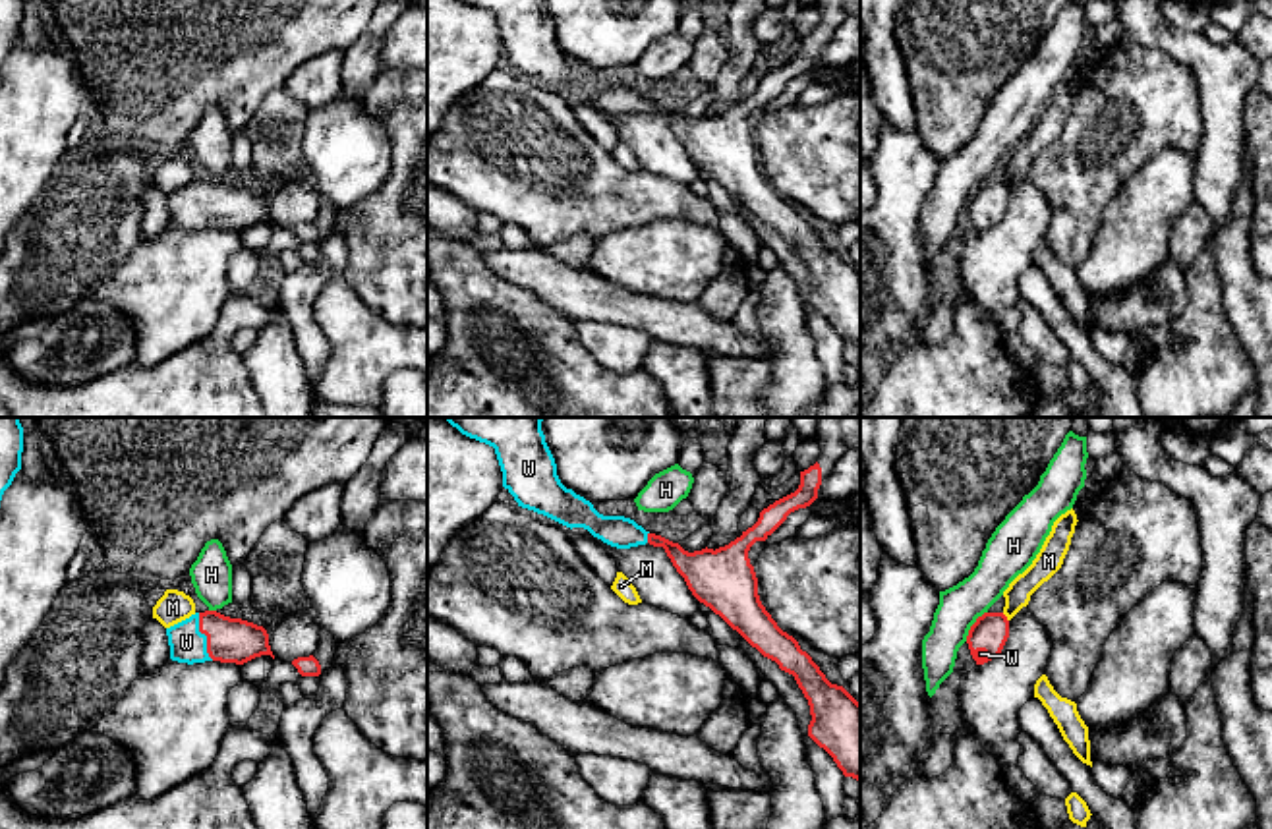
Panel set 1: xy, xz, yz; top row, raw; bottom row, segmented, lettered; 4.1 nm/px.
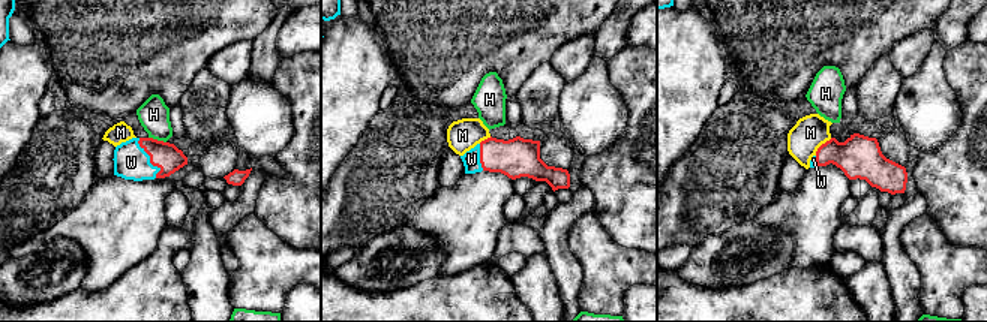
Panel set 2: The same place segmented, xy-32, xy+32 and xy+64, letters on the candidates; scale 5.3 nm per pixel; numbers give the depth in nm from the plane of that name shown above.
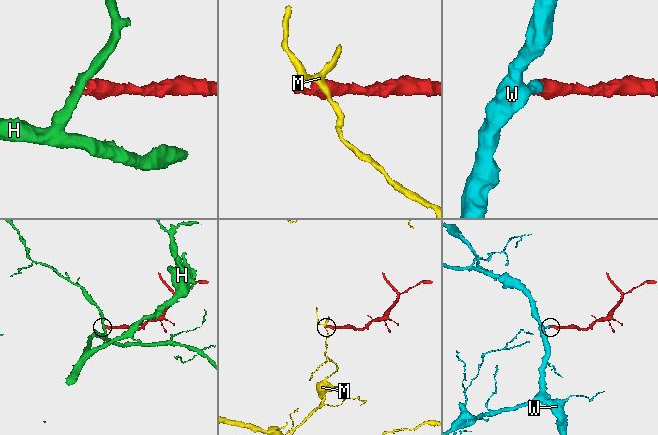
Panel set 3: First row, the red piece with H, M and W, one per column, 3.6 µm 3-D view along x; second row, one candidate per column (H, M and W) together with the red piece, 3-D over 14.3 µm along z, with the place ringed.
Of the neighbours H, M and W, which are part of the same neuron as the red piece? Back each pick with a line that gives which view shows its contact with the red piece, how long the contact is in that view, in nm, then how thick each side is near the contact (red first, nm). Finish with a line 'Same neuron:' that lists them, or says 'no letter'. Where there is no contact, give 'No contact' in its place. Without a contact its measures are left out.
W: Touches red in xy. Shared border 220 nm. Thickness 190 nm (red) against 150 nm
Same neuron: W

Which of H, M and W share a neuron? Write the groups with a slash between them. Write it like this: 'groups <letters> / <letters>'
groups H / M / W

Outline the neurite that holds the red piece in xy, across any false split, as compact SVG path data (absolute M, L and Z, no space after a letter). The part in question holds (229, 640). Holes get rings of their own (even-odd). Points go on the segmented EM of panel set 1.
M217 611L195 613L166 628L170 659L178 663L236 663L244 665L261 655L273 655L263 626L230 618Z

